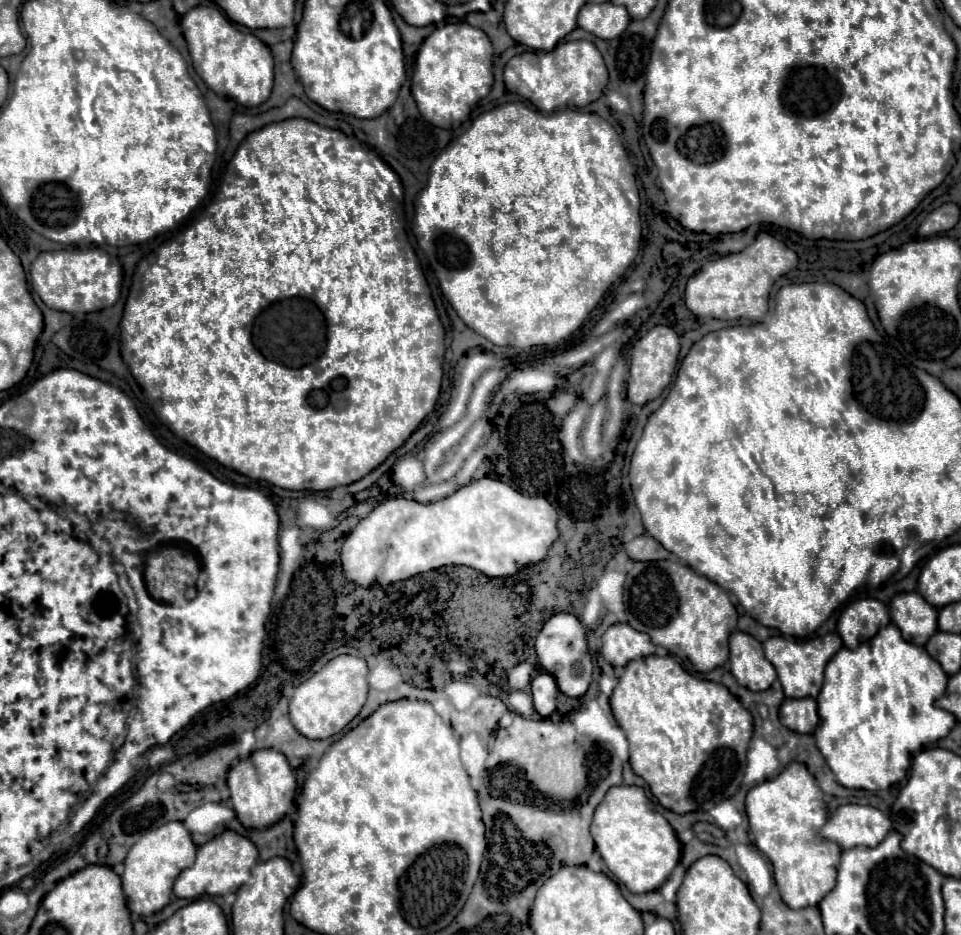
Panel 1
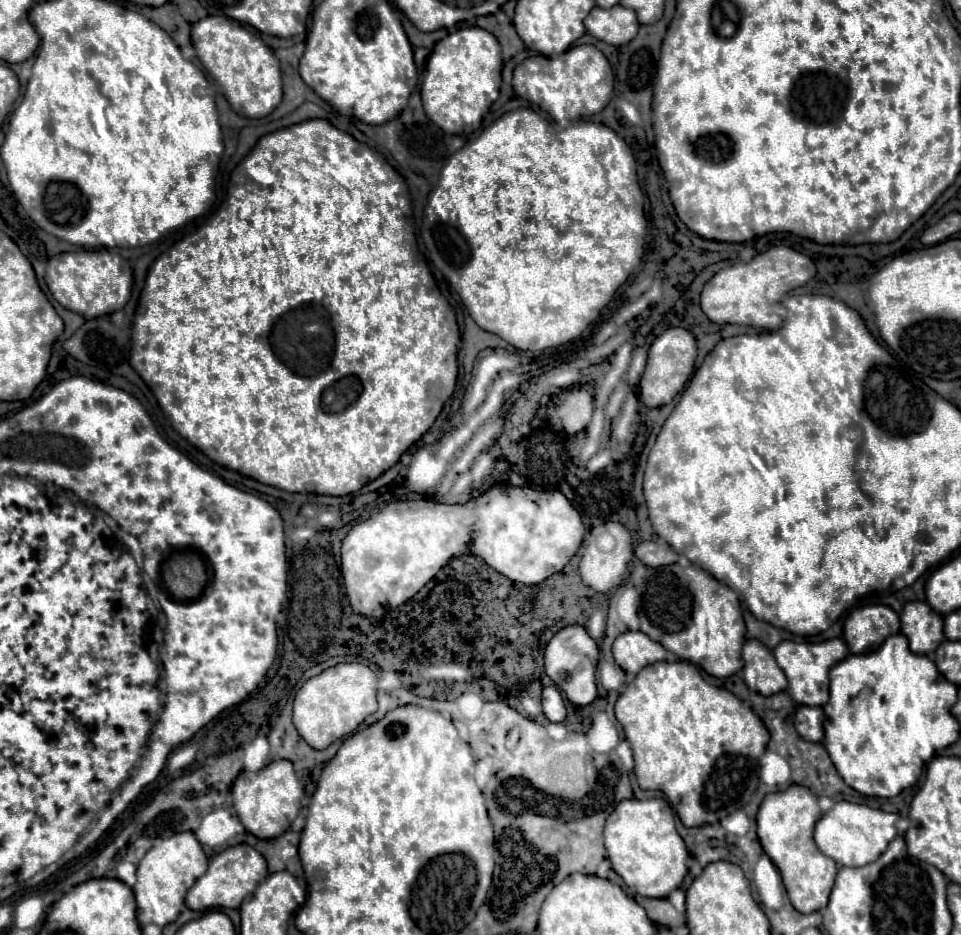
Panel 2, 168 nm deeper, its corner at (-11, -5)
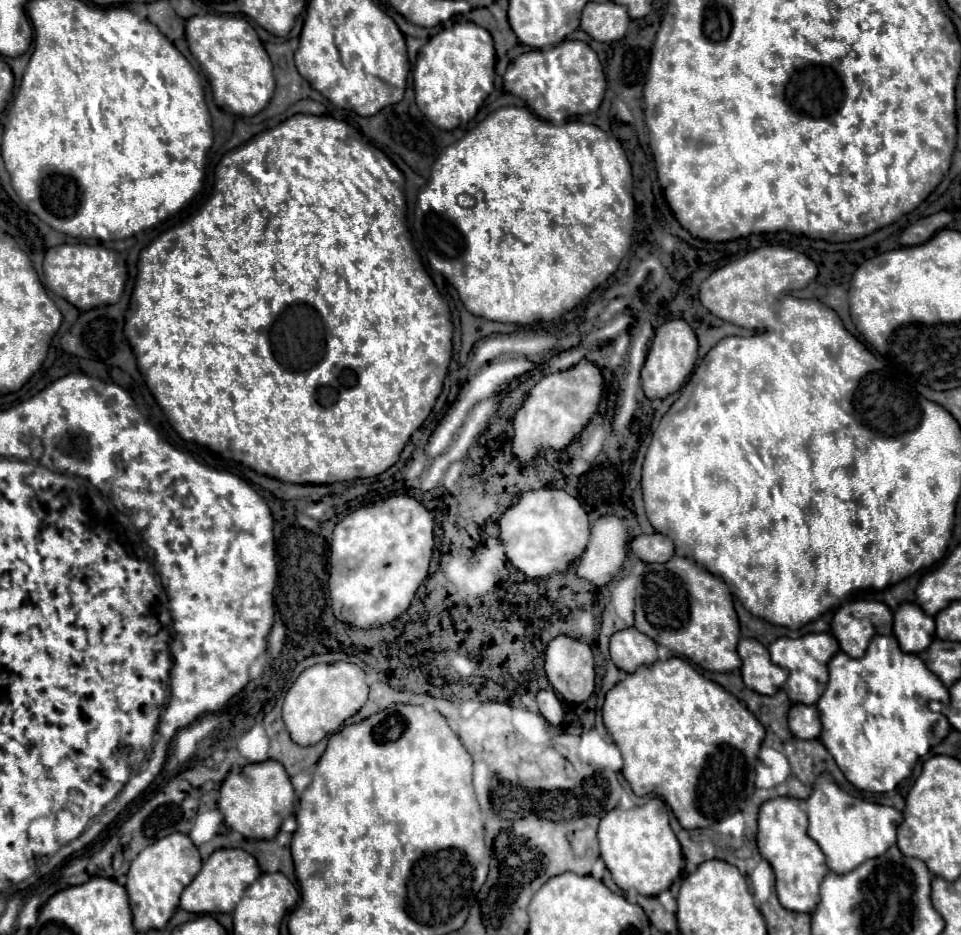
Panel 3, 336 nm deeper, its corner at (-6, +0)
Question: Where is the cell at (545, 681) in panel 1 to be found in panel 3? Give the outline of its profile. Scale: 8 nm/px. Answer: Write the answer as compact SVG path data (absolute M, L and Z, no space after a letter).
M547 686L545 690L539 690L537 694L537 702L539 702L539 712L545 716L545 720L553 726L559 726L563 722L563 706L561 700L557 698L555 690L551 686Z

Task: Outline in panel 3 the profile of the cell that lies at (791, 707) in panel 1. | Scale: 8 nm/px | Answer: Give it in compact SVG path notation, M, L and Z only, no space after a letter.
M793 704L789 710L789 728L801 740L819 738L821 724L819 724L817 708L807 704Z

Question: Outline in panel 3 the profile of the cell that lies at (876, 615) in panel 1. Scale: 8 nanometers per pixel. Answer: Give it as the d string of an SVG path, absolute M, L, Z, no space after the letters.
M847 602L833 616L831 632L843 652L861 658L875 634L891 634L891 616L883 602Z

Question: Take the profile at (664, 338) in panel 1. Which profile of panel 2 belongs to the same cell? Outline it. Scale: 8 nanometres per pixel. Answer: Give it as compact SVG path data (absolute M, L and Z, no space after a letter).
M670 327L662 335L658 335L650 347L648 365L640 379L642 401L648 407L662 407L662 405L670 403L684 389L686 381L692 377L694 361L696 361L696 339L688 329Z

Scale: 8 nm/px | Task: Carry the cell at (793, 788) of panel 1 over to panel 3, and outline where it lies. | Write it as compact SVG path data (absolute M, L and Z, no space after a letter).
M773 798L759 810L757 846L777 876L777 896L783 908L793 912L813 912L819 902L819 886L829 872L819 846L807 836L807 812L797 798Z

